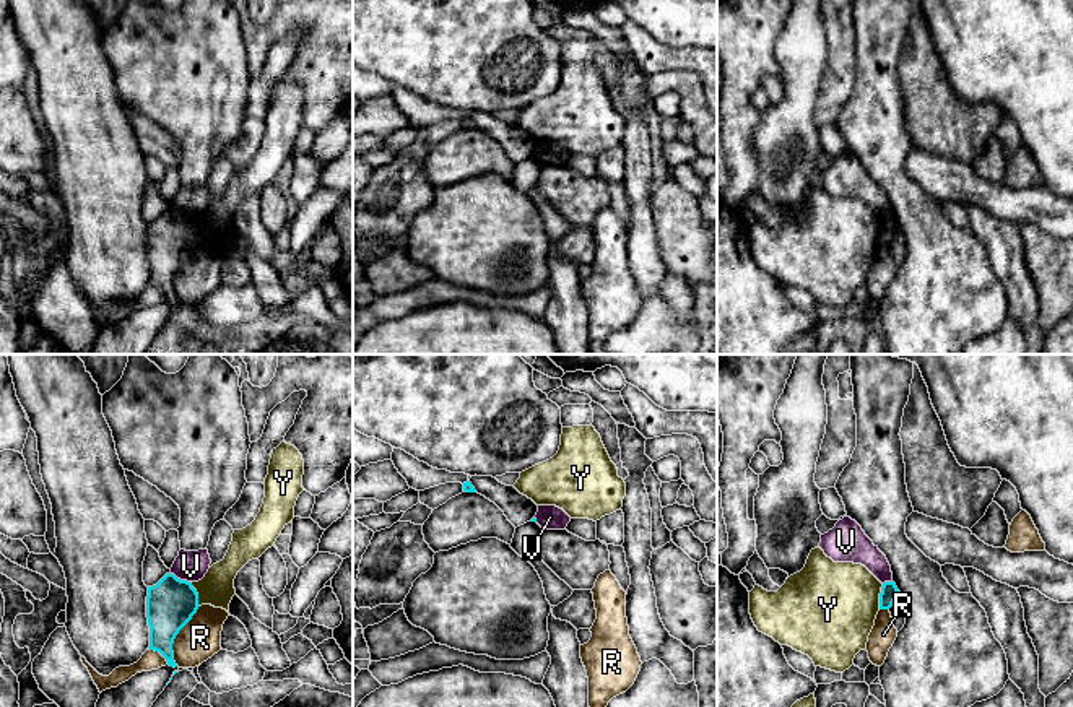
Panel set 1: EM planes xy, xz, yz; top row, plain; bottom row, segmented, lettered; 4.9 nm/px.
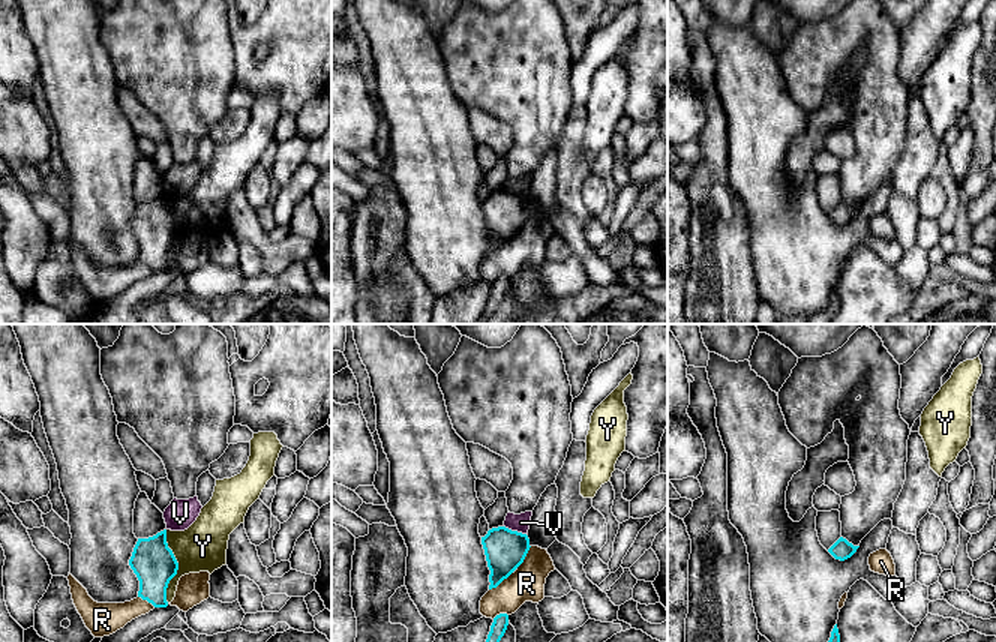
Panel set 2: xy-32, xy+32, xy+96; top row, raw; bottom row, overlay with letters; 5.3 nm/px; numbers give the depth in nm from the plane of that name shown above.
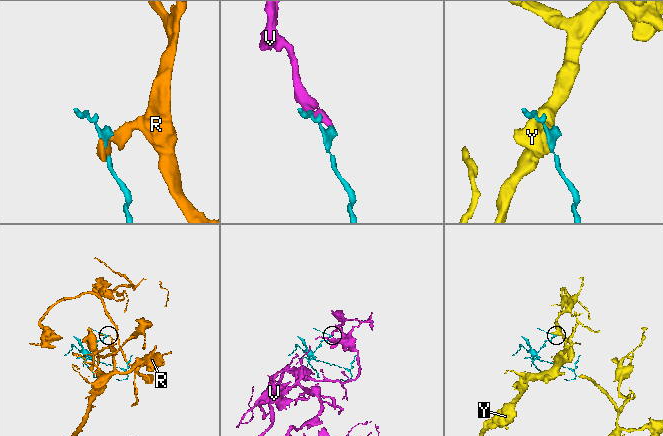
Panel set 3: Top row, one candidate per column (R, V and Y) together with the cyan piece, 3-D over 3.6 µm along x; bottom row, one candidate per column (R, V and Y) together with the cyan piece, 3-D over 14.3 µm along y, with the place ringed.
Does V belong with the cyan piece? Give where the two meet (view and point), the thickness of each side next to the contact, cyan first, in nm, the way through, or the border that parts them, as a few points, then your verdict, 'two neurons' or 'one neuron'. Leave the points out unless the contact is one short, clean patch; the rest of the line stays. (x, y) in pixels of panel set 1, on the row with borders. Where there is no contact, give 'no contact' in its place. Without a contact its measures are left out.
xy (179, 579) | 240/150 nm | along xy (169, 572), (189, 582) | two neurons

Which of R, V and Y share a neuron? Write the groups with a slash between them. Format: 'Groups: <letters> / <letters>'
Groups: R / V / Y

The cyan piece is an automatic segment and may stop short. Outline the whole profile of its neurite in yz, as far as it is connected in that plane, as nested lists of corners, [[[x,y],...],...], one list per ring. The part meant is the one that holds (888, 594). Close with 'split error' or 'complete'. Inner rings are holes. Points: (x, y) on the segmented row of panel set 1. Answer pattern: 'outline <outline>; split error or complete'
outline [[[884,582],[880,593],[880,609],[889,609],[897,596],[897,587],[896,583]]]; complete

